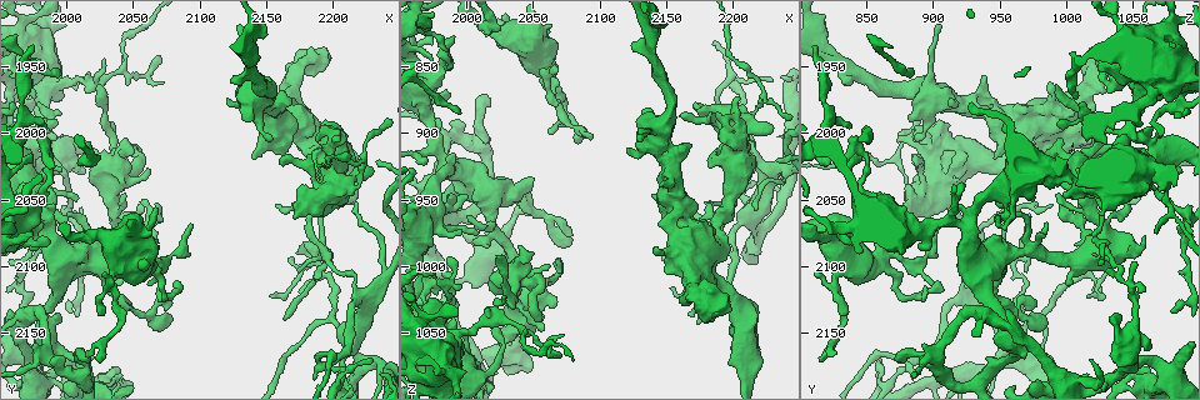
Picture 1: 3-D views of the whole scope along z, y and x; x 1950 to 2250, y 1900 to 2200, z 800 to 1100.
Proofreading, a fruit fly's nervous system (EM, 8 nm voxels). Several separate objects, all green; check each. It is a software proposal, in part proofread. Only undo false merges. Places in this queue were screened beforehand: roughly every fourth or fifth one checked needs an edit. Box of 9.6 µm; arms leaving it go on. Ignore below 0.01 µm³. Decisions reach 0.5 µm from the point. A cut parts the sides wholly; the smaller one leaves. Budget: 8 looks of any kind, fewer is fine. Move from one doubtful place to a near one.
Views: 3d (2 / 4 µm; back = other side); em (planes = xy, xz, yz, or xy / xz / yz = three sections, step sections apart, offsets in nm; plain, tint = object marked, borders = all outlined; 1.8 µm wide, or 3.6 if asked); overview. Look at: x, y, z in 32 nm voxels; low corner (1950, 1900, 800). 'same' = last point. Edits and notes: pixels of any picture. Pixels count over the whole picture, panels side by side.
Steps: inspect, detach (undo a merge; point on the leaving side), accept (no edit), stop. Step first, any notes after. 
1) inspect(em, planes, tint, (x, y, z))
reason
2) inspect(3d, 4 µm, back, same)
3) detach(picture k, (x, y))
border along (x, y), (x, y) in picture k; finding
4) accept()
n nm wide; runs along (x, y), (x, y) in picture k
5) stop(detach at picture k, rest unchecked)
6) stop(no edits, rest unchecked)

inspect(em, planes, plain, (2168, 1954, 1016))
abrupt turn

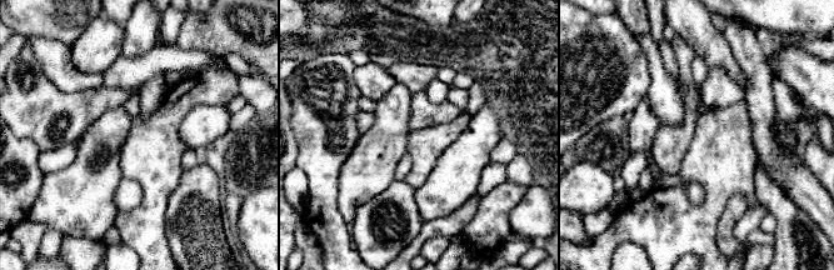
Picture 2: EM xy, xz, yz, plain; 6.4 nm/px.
inspect(em, planes, tint, same)
with the object marked

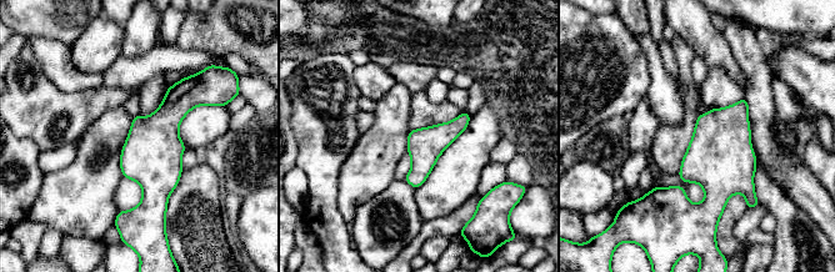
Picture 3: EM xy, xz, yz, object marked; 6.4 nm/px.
accept()
one cell here

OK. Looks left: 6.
inspect(em, 3.6 µm, planes, tint, (2062, 2096, 858))
sudden change in width

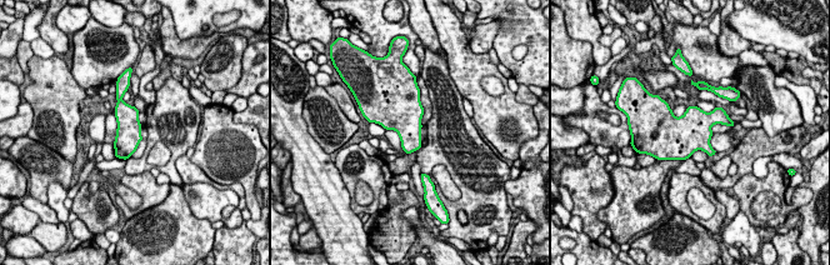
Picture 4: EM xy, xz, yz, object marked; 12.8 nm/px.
accept()
continuous, no second cell

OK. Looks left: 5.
inspect(em, xy, step 8, tint, (2210, 2040, 888))

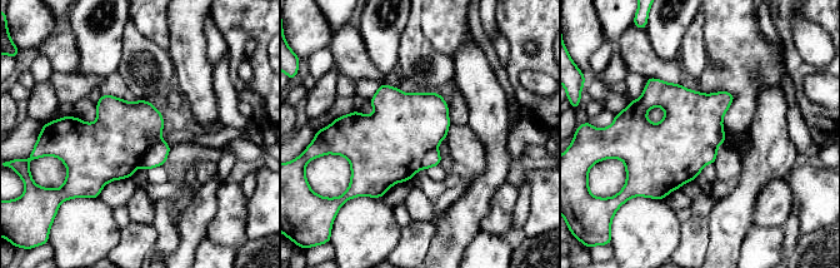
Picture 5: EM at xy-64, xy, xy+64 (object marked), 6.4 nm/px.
detach(picture 5, (156, 154))
400 nm wide; a second cell is stuck on

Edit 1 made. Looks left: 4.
stop(detach at picture 5, rest unchecked)

